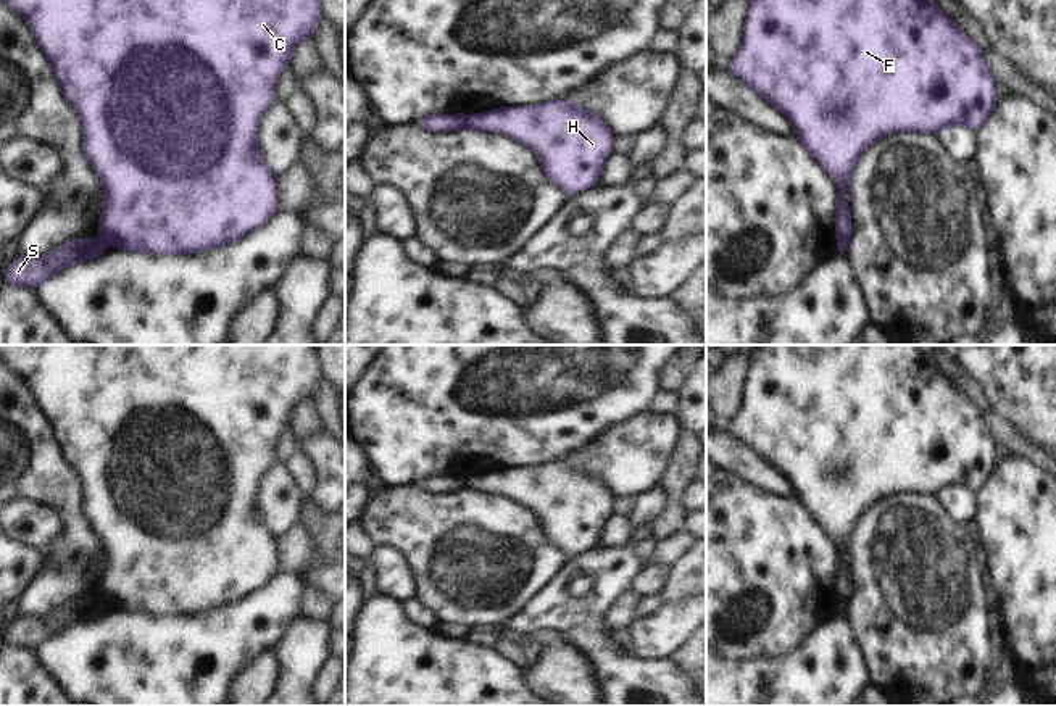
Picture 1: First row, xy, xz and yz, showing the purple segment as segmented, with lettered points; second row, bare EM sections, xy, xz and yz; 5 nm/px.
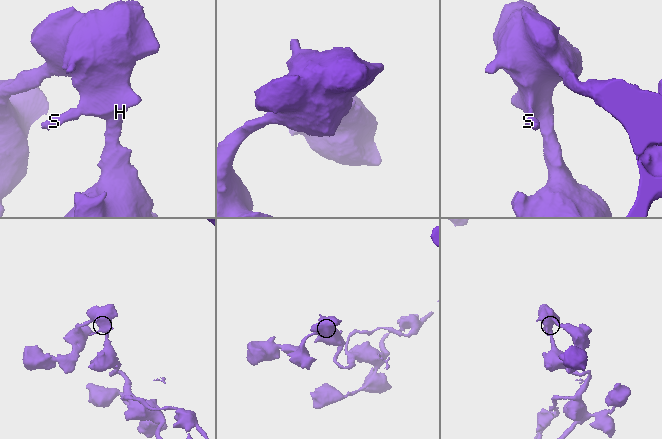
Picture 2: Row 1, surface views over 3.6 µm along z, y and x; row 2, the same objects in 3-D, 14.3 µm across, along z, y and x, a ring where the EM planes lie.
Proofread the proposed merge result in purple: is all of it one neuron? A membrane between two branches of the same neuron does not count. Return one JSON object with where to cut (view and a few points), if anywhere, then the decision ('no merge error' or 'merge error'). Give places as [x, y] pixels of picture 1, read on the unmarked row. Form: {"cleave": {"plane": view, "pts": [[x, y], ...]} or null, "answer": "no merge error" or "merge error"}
{"cleave": {"plane": "xz", "pts": [[466, 476], [463, 487]]}, "answer": "merge error"}

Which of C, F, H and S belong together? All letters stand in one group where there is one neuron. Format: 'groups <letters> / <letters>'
groups C F H / S

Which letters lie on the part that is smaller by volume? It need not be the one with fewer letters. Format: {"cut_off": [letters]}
{"cut_off": ["S"]}

